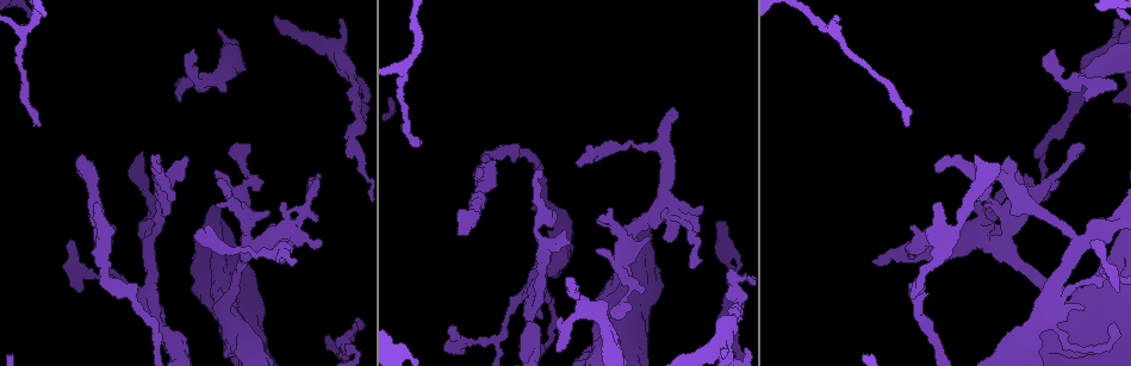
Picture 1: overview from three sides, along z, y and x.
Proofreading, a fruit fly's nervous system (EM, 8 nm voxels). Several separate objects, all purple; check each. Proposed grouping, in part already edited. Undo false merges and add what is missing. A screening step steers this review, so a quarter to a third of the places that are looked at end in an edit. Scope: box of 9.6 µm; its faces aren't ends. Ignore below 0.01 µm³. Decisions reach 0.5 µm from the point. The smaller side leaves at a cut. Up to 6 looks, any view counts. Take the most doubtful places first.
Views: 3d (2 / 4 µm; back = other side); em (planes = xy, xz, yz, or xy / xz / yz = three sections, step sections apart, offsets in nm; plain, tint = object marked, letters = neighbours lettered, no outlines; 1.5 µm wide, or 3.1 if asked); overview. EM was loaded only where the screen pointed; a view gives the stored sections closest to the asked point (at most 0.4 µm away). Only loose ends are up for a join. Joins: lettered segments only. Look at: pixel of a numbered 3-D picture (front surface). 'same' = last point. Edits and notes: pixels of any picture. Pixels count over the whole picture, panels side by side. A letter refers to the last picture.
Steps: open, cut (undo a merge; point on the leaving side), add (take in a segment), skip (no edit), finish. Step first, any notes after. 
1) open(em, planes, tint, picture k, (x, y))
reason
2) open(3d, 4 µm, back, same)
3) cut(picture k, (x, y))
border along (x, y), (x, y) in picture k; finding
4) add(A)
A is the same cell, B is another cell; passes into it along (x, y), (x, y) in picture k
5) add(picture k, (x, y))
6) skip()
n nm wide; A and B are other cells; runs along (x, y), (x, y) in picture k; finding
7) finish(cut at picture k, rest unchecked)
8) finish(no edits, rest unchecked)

open(em, planes, tint, picture 1, (340, 19))
free end

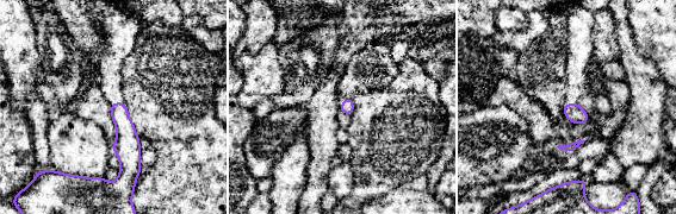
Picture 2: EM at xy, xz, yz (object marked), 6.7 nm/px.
open(em, planes, letters, same)
see the neighbours

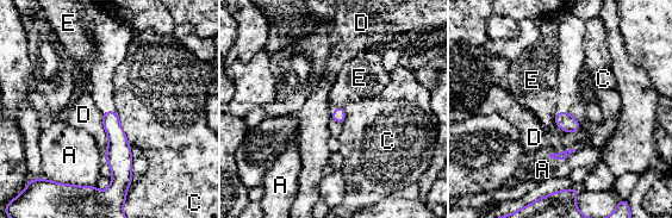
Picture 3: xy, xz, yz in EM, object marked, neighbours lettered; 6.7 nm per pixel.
skip()
D touches over 280 nm; A, C, D and E are other cells; no lettered segment goes on from it

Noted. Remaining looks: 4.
open(3d, 2 µm, picture 1, (1010, 210))

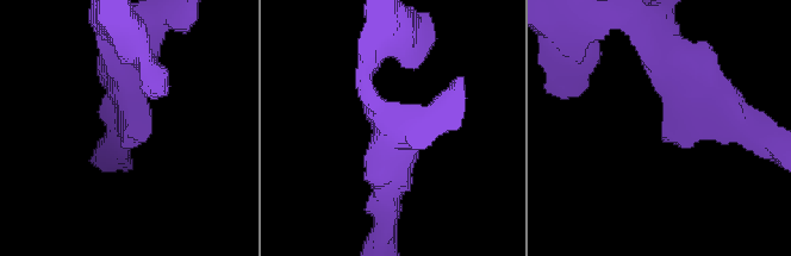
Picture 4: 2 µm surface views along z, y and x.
open(em, planes, letters, picture 4, (150, 133))
arms of 220, 320 nm; need the tissue

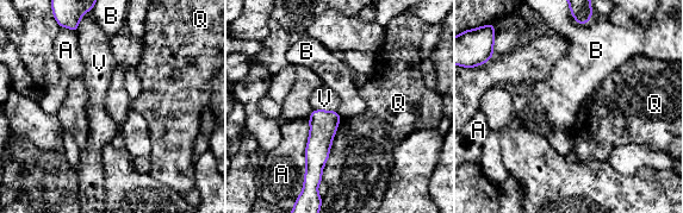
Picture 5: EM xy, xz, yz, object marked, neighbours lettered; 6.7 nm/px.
skip()
A, B, Q and V are other cells; runs along (333, 113), (322, 129), (312, 183) in picture 5; no lettered segment goes on from it

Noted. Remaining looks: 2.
open(em, xy, step 4, letters, picture 1, (672, 108))
free end

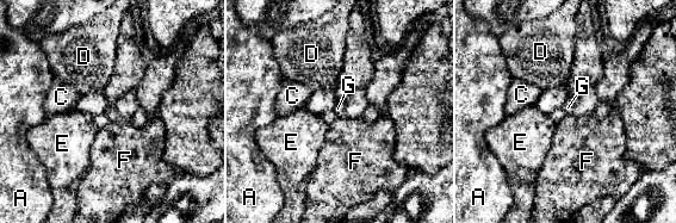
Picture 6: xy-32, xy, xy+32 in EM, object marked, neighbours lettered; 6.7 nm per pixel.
open(em, planes, letters, same)
another direction

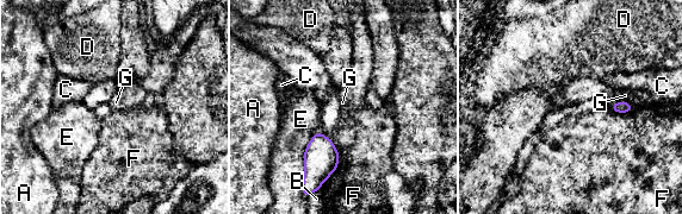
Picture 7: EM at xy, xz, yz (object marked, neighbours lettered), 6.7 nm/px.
skip()
A, B, C, D, E, F and G are other cells; border along (318, 131), (304, 153), (304, 196) in picture 7; no lettered segment goes on from it

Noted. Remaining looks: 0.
finish(no edits, rest unchecked)

